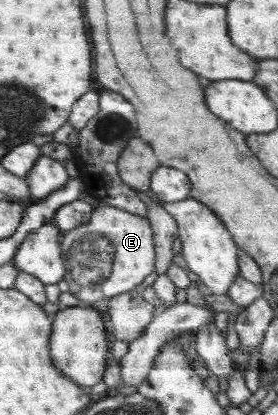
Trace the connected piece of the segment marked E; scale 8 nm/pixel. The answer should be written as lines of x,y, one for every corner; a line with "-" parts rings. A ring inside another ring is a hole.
100,204
93,219
84,226
65,233
64,262
68,266
66,281
70,291
87,303
116,297
143,286
156,268
156,244
148,218
130,214
109,204

